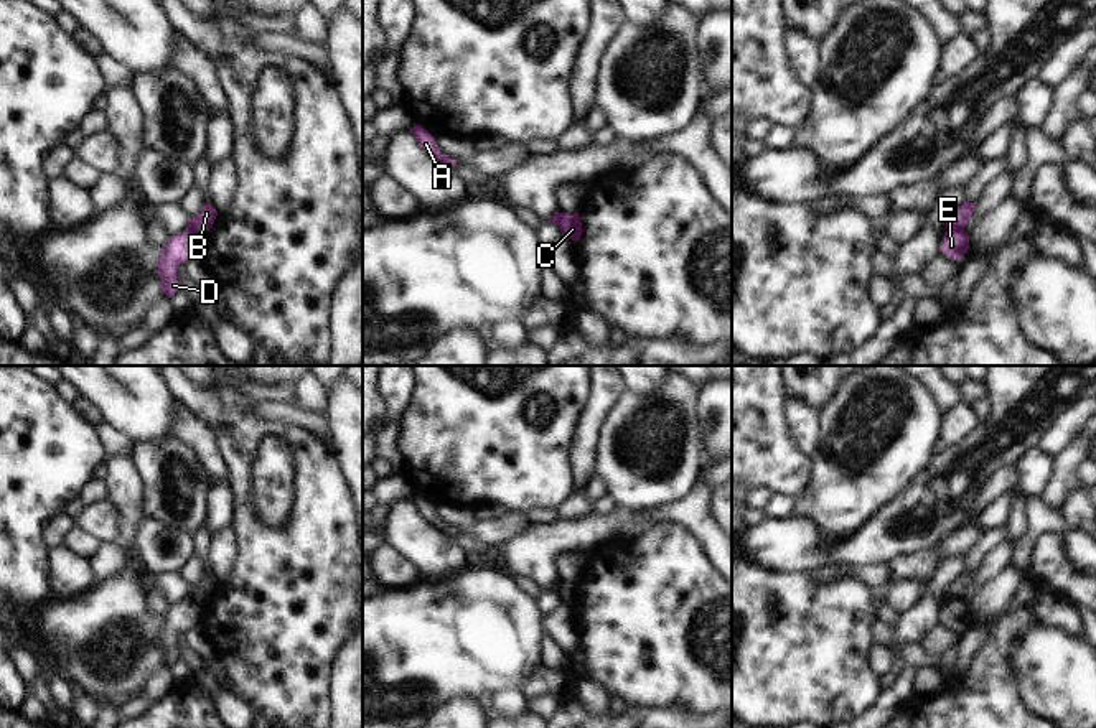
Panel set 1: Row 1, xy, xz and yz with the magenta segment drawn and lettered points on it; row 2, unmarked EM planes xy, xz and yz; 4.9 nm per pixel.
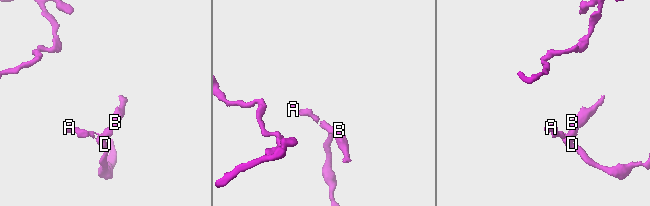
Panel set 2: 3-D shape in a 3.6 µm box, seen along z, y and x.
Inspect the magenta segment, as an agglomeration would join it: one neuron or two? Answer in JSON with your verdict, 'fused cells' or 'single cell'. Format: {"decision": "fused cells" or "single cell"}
{"decision": "fused cells"}

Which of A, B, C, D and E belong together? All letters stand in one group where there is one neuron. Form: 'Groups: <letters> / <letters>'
Groups: A D E / B C.

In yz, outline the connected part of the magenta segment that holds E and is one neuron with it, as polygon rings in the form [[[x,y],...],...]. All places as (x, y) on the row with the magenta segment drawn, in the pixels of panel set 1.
[[[946,231],[939,250],[951,260],[961,259],[969,249],[969,236],[963,231]]]

